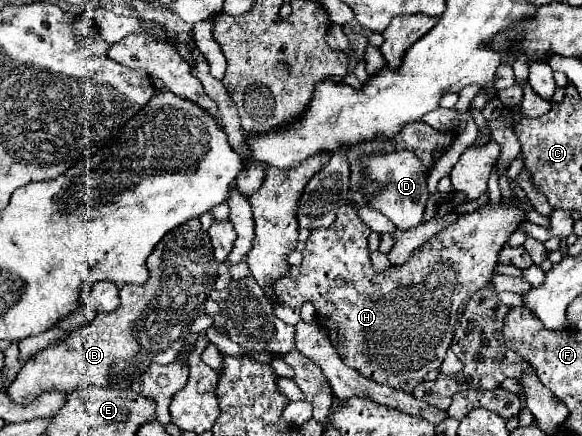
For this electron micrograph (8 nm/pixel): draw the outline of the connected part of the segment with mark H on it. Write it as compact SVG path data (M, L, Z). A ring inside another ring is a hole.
M501 198L497 204L489 202L471 214L459 216L449 228L441 230L421 248L417 248L403 266L389 266L383 272L375 272L371 268L368 249L371 229L359 220L357 208L345 204L339 208L333 226L311 230L303 250L303 264L293 266L291 272L273 286L277 302L289 308L301 308L305 300L311 300L317 310L319 324L329 332L335 350L341 350L341 358L349 368L355 368L377 384L387 384L395 390L409 392L419 382L429 380L431 374L435 376L439 372L457 330L459 316L469 298L491 282L499 250L519 228L519 224L525 222L527 212L523 204L519 198L513 200L515 204L507 204L507 200Z

